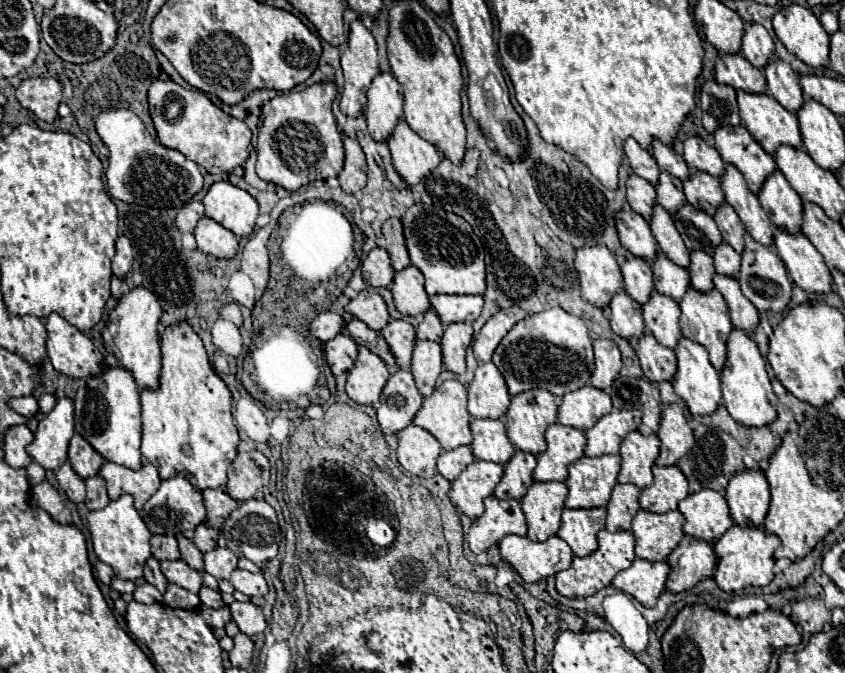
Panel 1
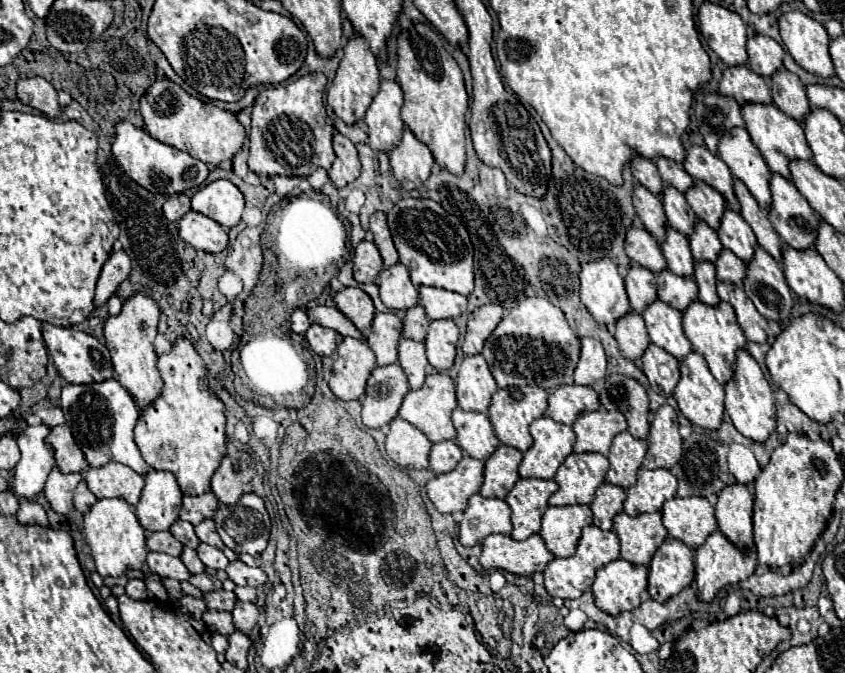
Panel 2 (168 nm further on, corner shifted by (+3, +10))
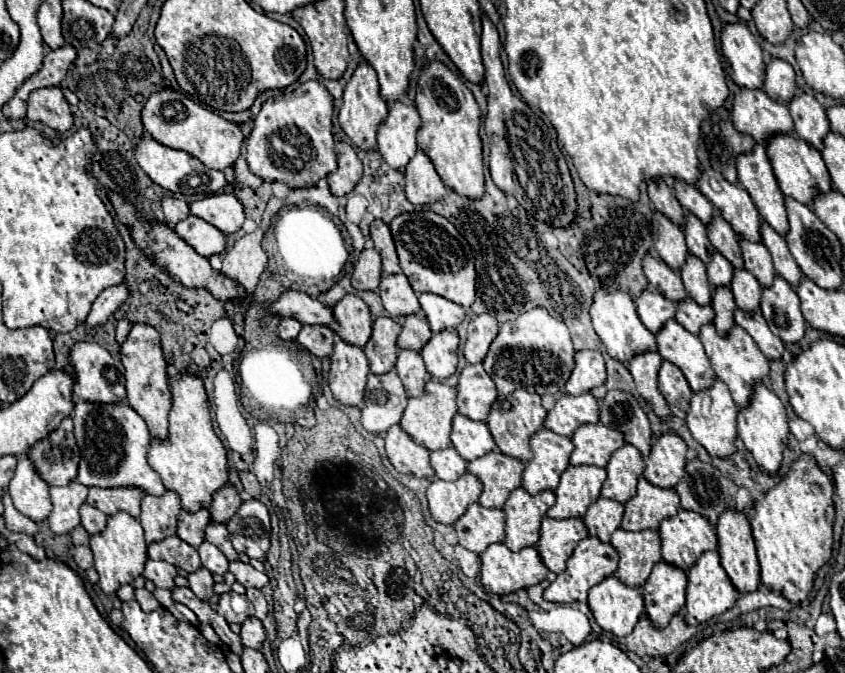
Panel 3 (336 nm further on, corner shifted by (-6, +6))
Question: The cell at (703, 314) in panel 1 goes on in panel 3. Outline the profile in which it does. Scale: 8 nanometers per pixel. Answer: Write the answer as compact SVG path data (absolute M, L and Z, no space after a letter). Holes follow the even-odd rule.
M705 324L705 326L701 326L699 338L701 338L703 346L705 346L707 358L709 358L711 366L713 366L717 378L721 378L729 386L735 404L745 406L749 402L749 398L751 398L753 384L757 380L767 378L769 360L761 354L761 350L757 350L757 344L753 342L753 338L749 338L749 334L745 334L745 330L741 330L741 326L737 326L737 324L727 332L727 336L719 336L713 324Z

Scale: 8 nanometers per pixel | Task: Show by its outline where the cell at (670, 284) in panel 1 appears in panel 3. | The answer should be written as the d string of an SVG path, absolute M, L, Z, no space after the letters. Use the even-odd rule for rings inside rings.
M683 298L677 302L675 320L685 326L691 334L699 334L699 328L707 322L713 322L713 308L711 306L699 306L693 302L693 298Z

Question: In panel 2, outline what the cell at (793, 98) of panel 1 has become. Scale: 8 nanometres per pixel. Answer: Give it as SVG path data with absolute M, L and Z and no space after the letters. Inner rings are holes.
M778 70L770 78L770 84L774 106L778 106L786 116L804 122L812 108L806 96L806 86L800 82L800 78L788 70Z

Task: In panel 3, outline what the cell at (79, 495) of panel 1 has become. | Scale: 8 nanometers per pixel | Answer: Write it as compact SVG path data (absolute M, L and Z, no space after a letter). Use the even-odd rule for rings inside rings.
M73 480L67 486L51 486L53 510L49 514L49 526L55 534L67 534L79 524L79 506L85 502L89 488Z

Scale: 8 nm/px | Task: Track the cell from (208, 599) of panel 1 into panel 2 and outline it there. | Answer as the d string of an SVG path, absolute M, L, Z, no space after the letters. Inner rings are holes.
M208 592L204 594L206 602L208 602L208 610L224 610L224 612L232 612L236 606L236 594L234 592Z

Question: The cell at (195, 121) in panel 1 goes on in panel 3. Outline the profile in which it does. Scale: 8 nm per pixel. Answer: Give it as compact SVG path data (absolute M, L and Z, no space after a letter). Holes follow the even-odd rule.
M163 88L159 92L153 92L145 102L145 108L141 110L141 118L145 130L157 142L175 150L185 150L195 158L199 158L205 166L215 170L225 170L235 164L235 160L239 158L241 142L245 138L239 124L223 120L219 114L203 108L201 104L193 102L191 98L187 98L185 94L173 88Z

